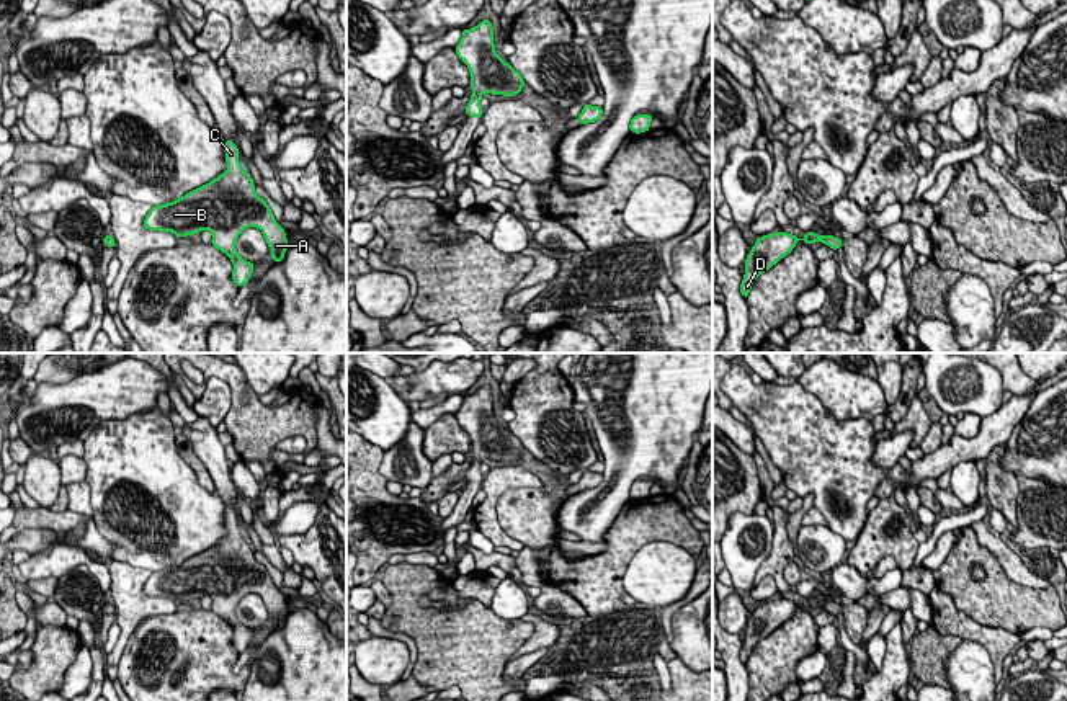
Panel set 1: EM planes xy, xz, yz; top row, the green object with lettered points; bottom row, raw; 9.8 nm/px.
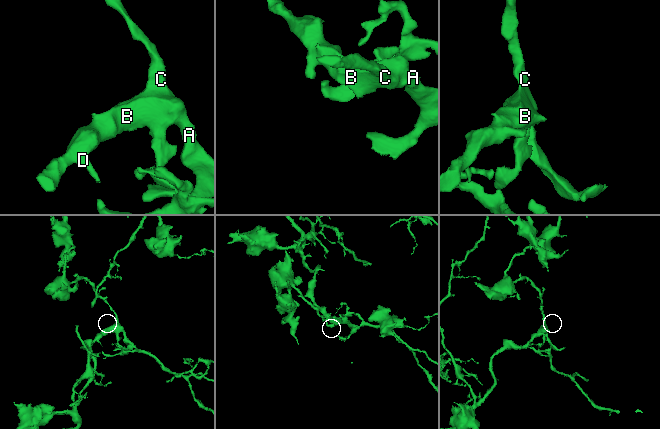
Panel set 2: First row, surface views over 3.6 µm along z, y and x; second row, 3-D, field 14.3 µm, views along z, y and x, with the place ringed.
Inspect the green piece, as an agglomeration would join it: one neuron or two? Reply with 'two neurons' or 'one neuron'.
one neuron

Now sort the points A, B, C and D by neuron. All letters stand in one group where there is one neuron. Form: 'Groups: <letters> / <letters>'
Groups: A B C D

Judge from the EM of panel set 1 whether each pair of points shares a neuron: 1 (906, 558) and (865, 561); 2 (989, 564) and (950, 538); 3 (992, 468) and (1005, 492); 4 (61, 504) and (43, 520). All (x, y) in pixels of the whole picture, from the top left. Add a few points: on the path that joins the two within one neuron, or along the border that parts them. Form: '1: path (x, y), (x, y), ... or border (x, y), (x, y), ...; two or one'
1: path (896, 549), (875, 551); one
2: border (963, 528), (946, 559), (933, 572); two
3: path (995, 474), (1002, 486); one
4: border (48, 509), (56, 512), (67, 510); two

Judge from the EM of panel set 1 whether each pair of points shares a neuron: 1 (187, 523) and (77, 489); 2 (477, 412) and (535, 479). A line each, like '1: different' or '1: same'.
1: different
2: different

